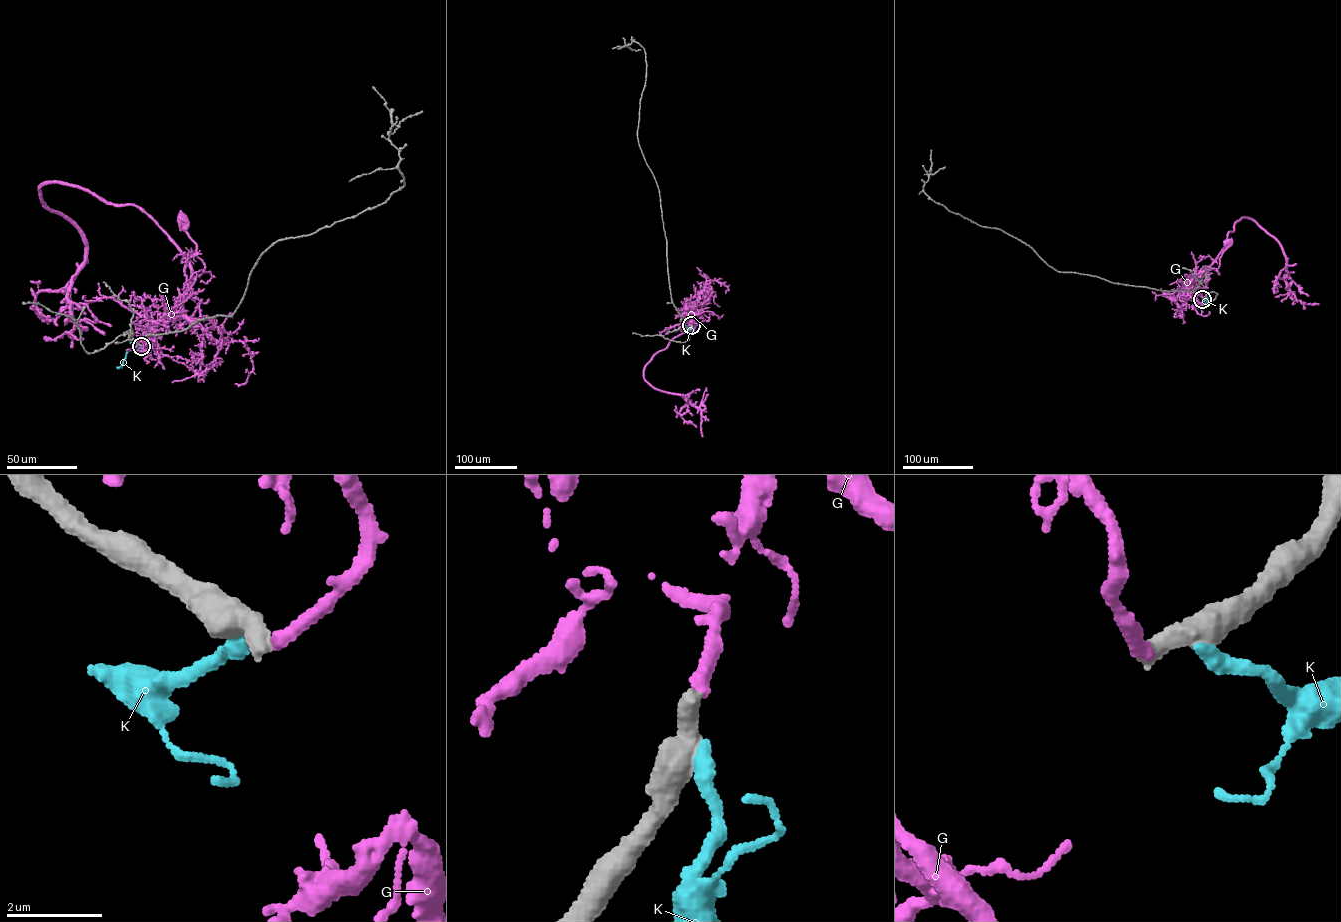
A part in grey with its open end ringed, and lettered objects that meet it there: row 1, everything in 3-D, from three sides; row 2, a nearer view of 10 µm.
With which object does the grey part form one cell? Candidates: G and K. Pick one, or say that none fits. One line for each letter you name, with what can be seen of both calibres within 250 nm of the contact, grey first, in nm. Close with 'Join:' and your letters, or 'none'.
Join: none

